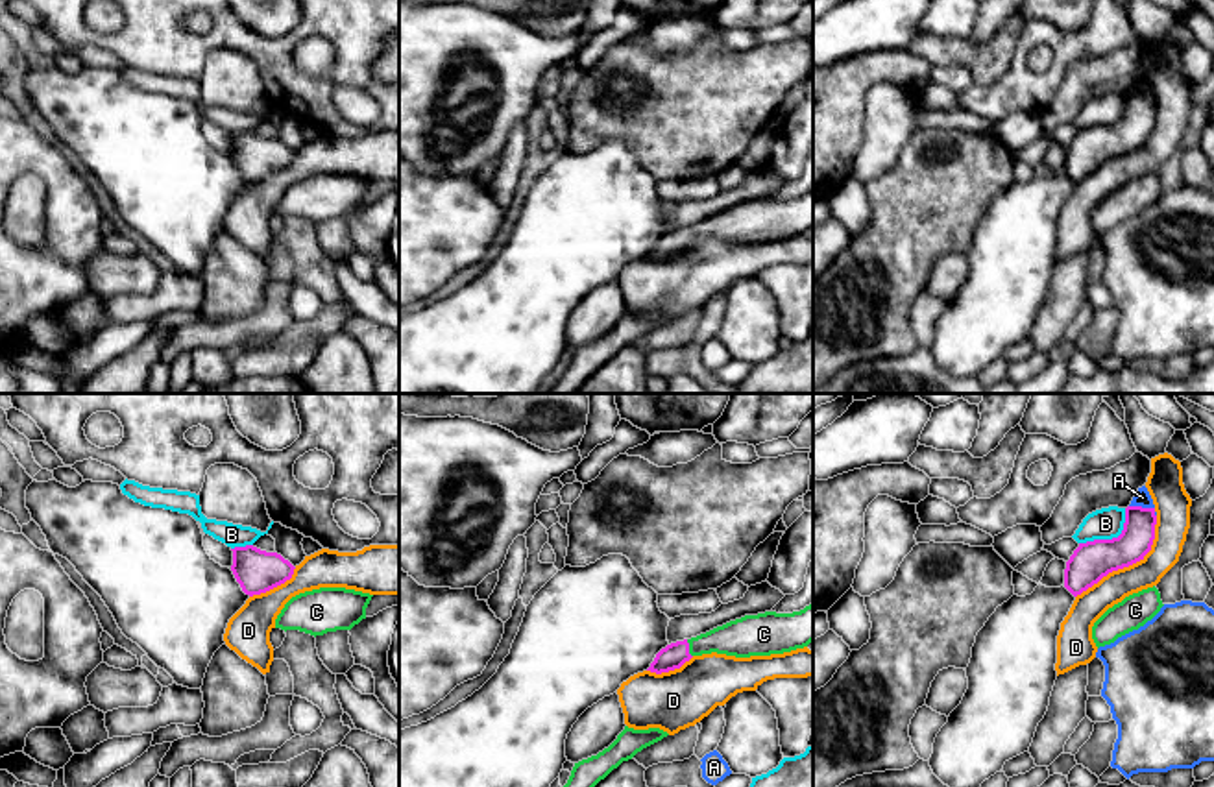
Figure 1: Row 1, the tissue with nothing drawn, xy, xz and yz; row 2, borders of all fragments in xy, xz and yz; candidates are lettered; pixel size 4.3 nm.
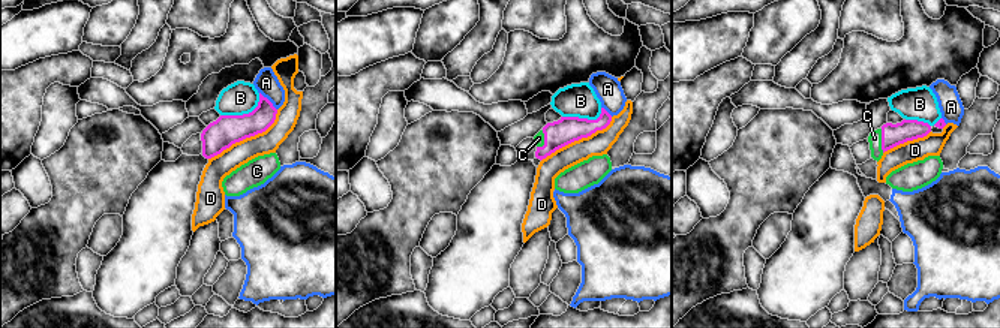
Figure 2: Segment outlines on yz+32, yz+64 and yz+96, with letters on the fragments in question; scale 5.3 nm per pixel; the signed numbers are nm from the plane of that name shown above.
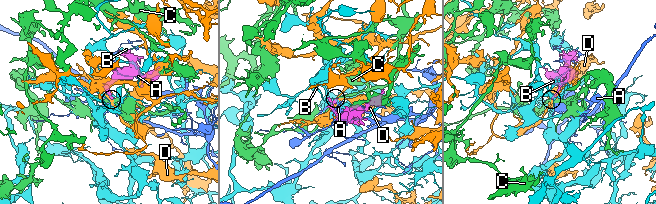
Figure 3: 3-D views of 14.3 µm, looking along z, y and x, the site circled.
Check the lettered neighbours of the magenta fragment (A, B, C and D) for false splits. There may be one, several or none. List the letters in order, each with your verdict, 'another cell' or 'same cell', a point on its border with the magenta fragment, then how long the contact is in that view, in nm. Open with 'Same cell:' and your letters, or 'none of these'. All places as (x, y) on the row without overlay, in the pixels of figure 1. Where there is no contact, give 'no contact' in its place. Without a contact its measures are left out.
Same cell: C
A: another cell; meets magenta in yz at (1141, 93); contact 110 nm long
B: another cell; meets magenta in yz at (1113, 124); contact 260 nm long
C: same cell; meets magenta in xz at (688, 235); contact 80 nm long
D: another cell; meets magenta in yz at (1129, 150); contact 500 nm long

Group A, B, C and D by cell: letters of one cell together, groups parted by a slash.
A / B / C / D

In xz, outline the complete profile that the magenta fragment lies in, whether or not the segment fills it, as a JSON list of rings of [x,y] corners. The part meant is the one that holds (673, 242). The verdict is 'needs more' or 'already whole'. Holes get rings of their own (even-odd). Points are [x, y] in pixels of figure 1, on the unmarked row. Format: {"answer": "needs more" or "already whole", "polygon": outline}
{"answer": "needs more", "polygon": [[[813,188],[804,196],[793,200],[765,198],[758,201],[745,201],[697,224],[671,229],[656,240],[654,248],[647,257],[656,260],[669,259],[680,255],[693,242],[711,238],[735,244],[783,240],[796,235],[804,235],[811,227],[813,227]]]}

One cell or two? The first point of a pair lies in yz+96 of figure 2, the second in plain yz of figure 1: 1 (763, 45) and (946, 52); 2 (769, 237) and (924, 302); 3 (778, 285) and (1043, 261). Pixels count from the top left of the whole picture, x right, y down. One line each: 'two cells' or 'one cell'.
1: two cells
2: two cells
3: one cell

